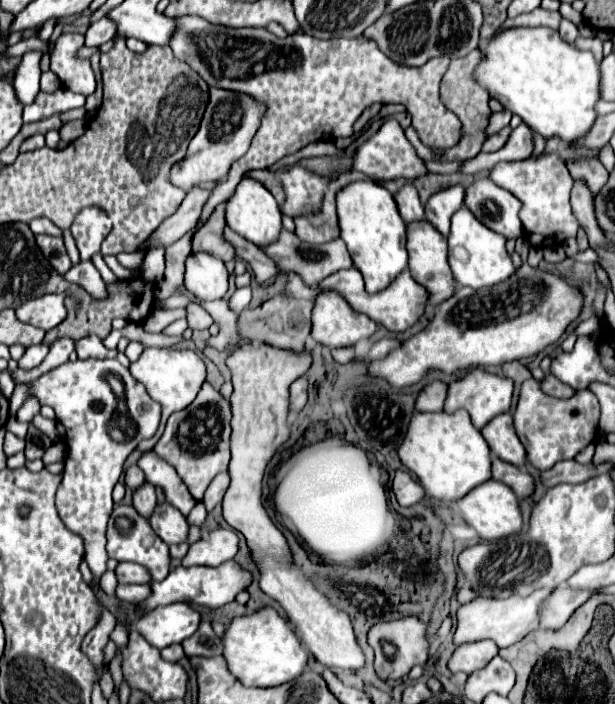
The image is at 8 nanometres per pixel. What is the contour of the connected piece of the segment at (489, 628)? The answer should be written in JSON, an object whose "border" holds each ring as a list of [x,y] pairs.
{"border":[[[536,590],[530,596],[510,596],[510,598],[474,598],[464,604],[456,612],[456,630],[454,630],[454,646],[478,642],[478,640],[494,640],[498,648],[506,648],[522,640],[528,632],[538,628],[538,606],[548,596],[548,590]]]}

